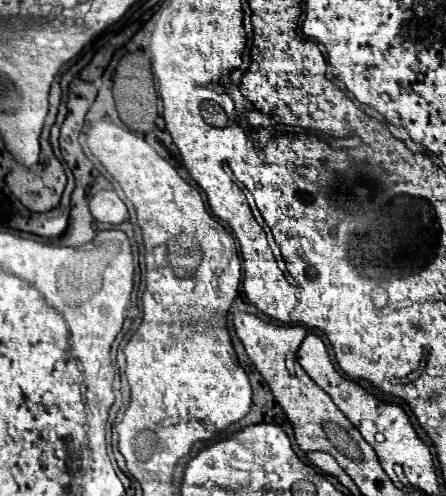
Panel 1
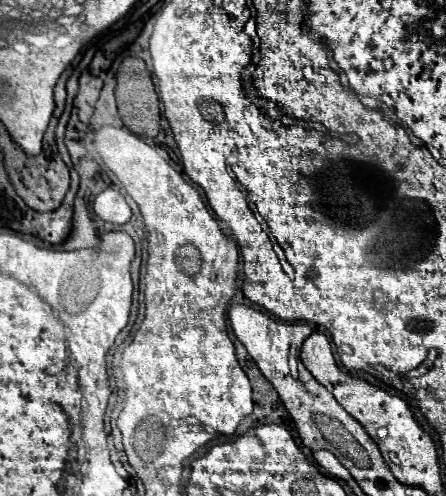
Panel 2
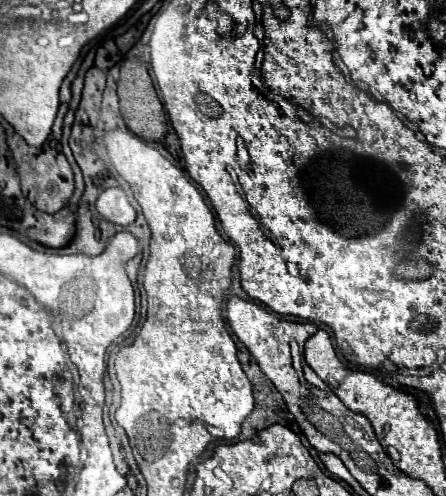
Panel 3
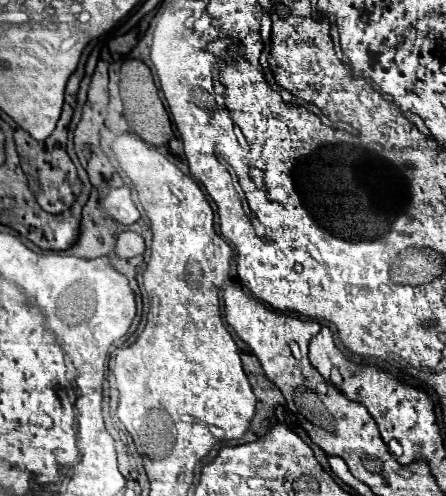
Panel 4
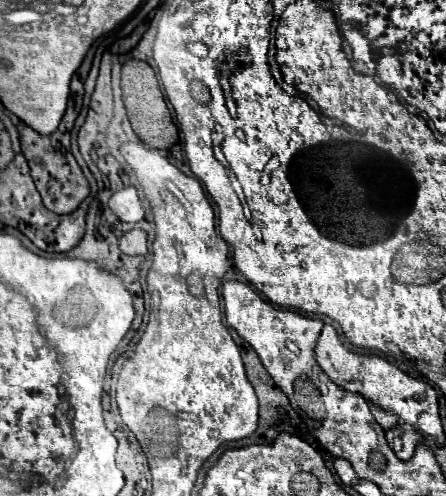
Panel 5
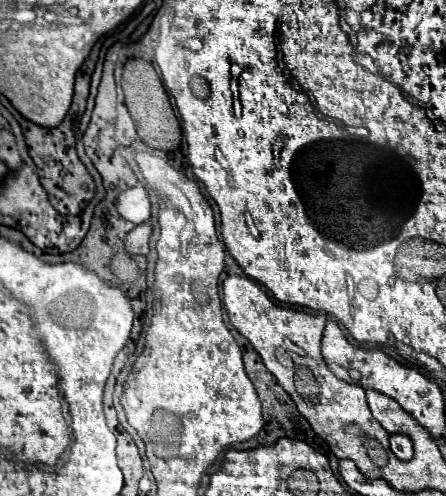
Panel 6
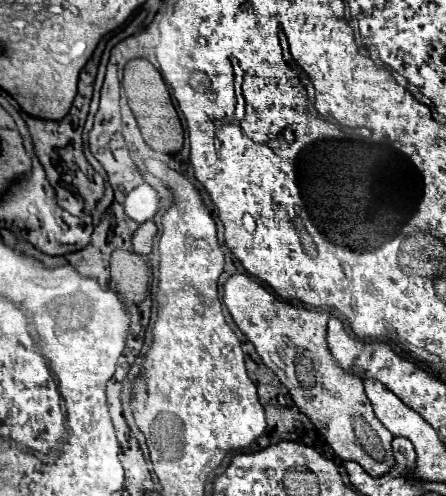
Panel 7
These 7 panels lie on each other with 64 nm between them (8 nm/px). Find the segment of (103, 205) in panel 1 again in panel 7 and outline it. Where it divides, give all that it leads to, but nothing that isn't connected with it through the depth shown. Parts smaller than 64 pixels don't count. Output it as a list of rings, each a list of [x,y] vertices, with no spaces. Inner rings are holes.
[[[140,184],[132,192],[128,192],[124,198],[126,216],[130,216],[138,224],[154,218],[156,210],[158,210],[158,194],[148,184]]]

